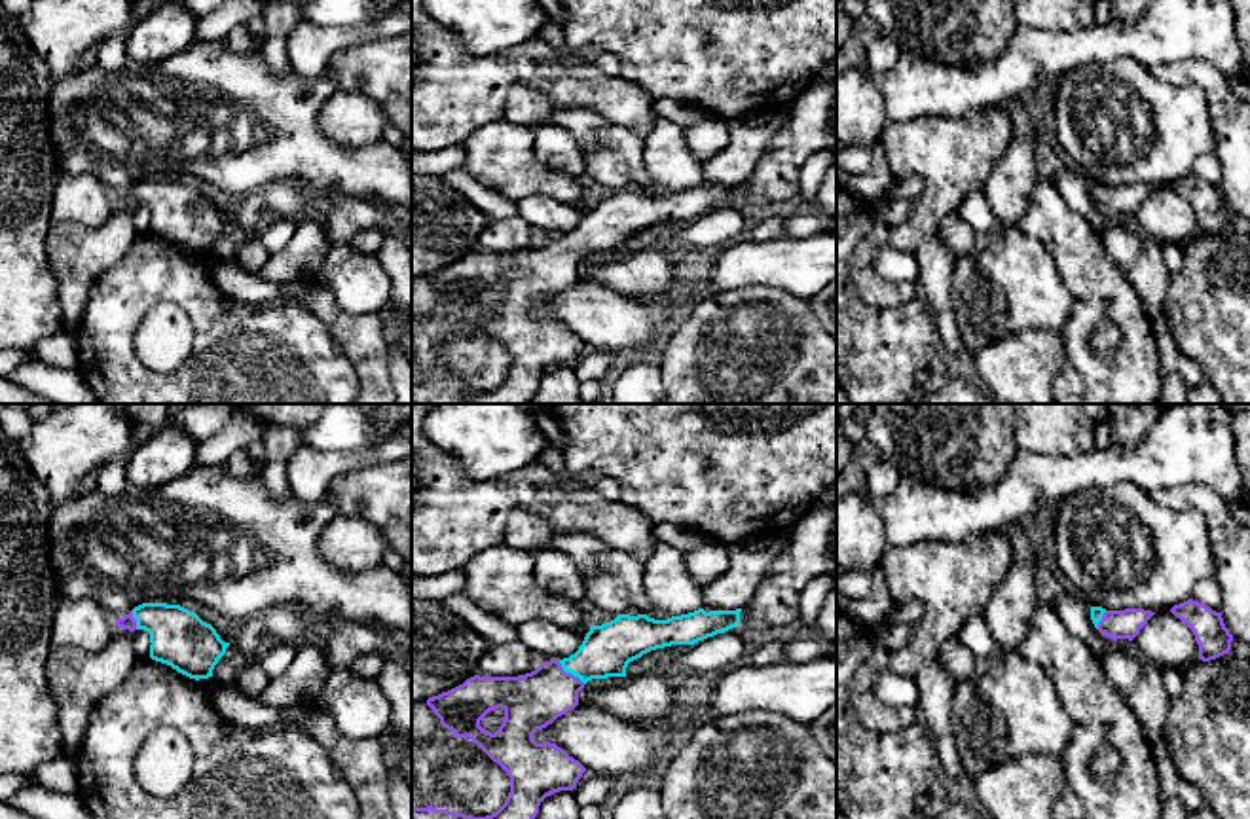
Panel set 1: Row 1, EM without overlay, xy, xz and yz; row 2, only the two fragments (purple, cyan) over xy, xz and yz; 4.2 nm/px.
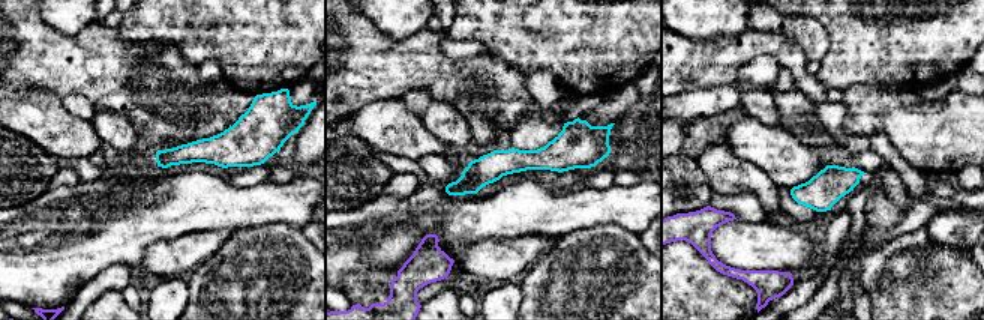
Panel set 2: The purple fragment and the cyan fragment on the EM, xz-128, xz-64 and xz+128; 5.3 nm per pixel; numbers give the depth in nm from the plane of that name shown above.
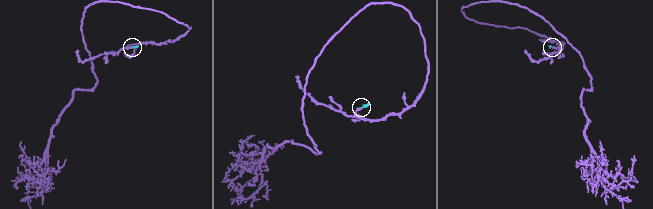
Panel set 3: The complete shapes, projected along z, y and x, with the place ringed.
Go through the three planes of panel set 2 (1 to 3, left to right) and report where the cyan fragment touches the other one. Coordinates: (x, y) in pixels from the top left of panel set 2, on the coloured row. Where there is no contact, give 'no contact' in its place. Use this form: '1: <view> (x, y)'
1: no contact
2: no contact
3: no contact

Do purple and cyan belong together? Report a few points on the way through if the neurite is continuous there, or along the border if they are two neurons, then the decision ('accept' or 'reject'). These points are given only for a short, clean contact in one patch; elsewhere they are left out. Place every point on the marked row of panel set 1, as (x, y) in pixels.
runs through xz (532, 702), (569, 673), (607, 649); accept

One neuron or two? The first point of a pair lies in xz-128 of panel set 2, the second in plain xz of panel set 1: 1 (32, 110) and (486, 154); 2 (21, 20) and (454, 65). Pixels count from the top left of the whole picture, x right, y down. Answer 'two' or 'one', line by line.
1: one
2: one

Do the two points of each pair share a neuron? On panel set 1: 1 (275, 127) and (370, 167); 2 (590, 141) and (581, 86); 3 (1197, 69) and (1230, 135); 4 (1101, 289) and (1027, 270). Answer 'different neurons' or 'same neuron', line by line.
1: same neuron
2: different neurons
3: same neuron
4: different neurons

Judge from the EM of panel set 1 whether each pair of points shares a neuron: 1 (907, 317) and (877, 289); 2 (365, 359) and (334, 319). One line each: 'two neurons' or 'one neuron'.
1: two neurons
2: one neuron

